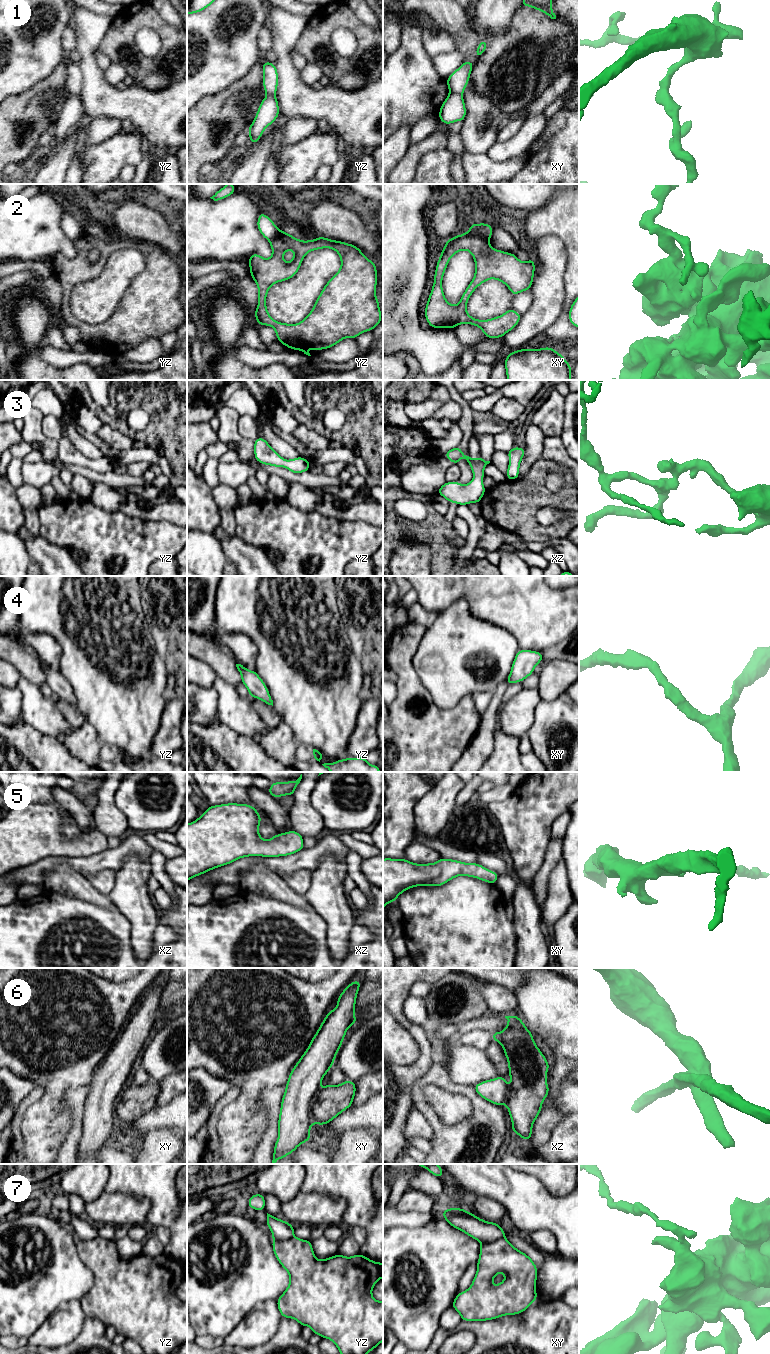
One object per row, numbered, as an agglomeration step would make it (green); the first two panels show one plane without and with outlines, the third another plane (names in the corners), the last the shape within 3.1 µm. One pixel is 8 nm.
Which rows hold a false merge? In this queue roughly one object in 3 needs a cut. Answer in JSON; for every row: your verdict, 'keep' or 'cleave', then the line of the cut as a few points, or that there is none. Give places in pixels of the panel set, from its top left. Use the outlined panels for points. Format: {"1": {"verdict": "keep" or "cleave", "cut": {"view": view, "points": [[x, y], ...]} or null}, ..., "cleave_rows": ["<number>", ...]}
{"1": {"verdict": "cleave", "cut": {"view": "xy", "points": [[450, 91], [461, 95]]}}, "2": {"verdict": "cleave", "cut": {"view": "xy", "points": [[469, 230], [488, 240]]}}, "3": {"verdict": "keep", "cut": null}, "4": {"verdict": "keep", "cut": null}, "5": {"verdict": "keep", "cut": null}, "6": {"verdict": "keep", "cut": null}, "7": {"verdict": "cleave", "cut": {"view": "xy", "points": [[504, 1236], [482, 1243]]}}, "cleave_rows": ["1", "2", "7"]}

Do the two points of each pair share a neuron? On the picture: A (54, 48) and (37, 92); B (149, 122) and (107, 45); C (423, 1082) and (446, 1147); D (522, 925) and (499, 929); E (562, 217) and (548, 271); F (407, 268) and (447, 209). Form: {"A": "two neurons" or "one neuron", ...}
{"A": "two neurons", "B": "two neurons", "C": "one neuron", "D": "two neurons", "E": "two neurons", "F": "two neurons"}

